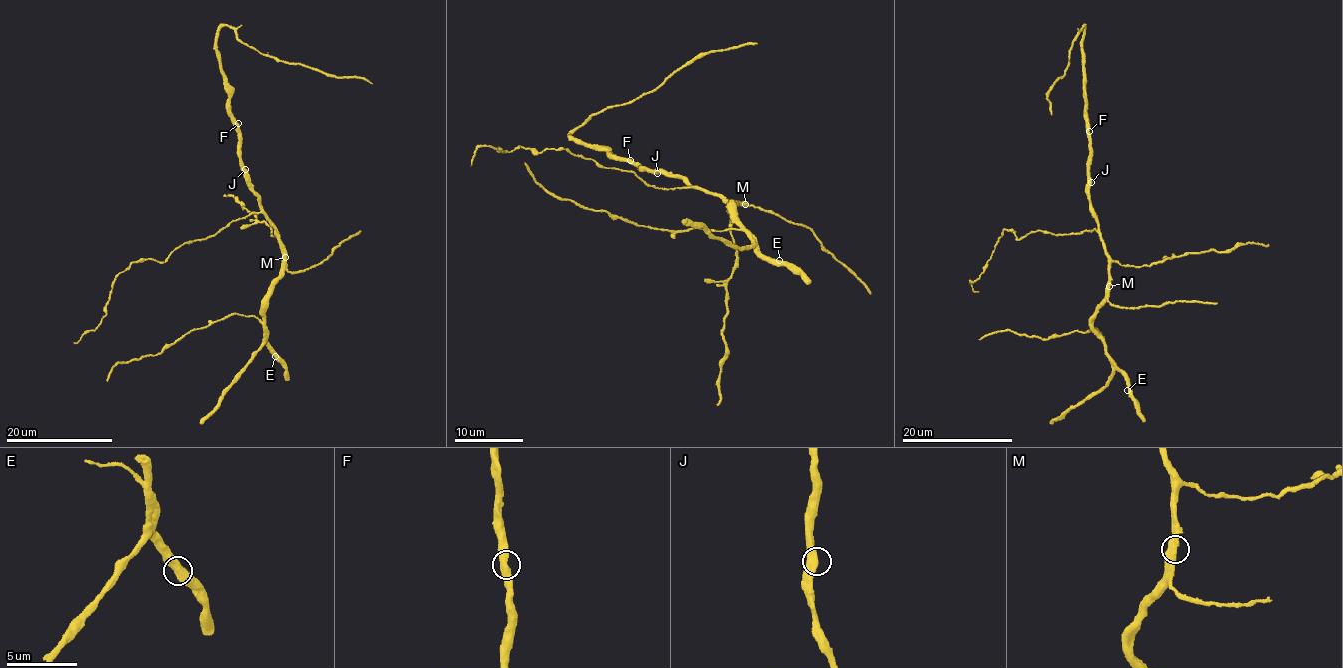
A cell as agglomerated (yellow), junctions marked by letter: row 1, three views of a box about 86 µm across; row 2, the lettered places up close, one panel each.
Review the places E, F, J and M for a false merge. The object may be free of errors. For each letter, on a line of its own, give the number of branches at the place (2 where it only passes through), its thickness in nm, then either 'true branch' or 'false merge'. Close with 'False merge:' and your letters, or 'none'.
E: 2 branches meet; 550 nm thick; true branch
F: 2 branches meet; 550 nm thick; true branch
J: 2 branches meet; 480 nm thick; true branch
M: 2 branches meet; 500 nm thick; true branch
False merge: none

